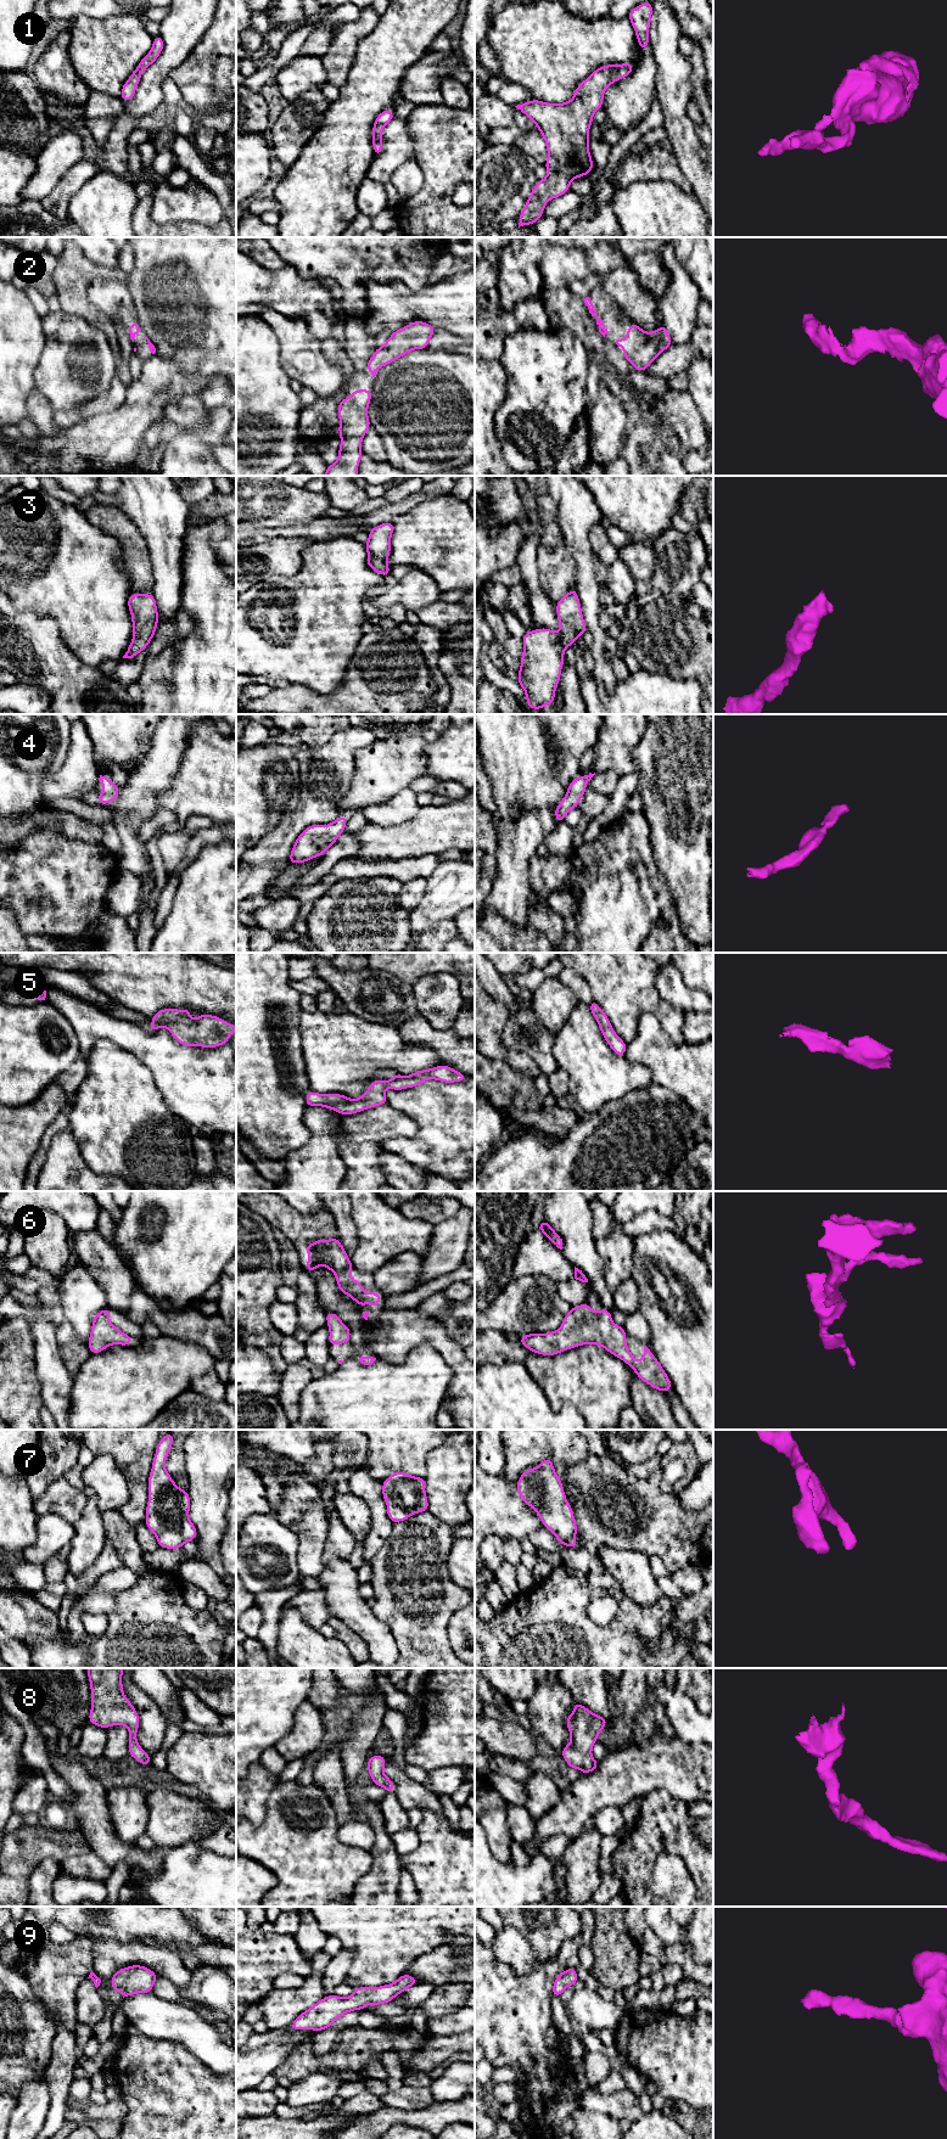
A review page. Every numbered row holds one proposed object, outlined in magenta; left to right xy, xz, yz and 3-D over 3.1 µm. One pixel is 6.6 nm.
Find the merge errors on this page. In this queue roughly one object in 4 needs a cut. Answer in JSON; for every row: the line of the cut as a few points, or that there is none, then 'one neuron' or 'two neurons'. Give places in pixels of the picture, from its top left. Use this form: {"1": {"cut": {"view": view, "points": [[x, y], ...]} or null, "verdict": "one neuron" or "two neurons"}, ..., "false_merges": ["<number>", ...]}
{"1": {"cut": null, "verdict": "one neuron"}, "2": {"cut": null, "verdict": "one neuron"}, "3": {"cut": null, "verdict": "one neuron"}, "4": {"cut": null, "verdict": "one neuron"}, "5": {"cut": null, "verdict": "one neuron"}, "6": {"cut": null, "verdict": "one neuron"}, "7": {"cut": null, "verdict": "one neuron"}, "8": {"cut": null, "verdict": "one neuron"}, "9": {"cut": null, "verdict": "one neuron"}, "false_merges": []}

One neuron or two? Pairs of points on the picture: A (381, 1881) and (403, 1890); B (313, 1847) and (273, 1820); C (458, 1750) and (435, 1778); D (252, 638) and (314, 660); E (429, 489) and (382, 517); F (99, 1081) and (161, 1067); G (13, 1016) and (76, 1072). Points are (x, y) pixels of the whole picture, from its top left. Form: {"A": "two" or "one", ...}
{"A": "two", "B": "one", "C": "two", "D": "one", "E": "one", "F": "two", "G": "two"}

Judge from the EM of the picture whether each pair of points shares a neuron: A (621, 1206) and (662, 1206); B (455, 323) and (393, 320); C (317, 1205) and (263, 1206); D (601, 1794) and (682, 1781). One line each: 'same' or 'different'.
A: same
B: same
C: different
D: same

